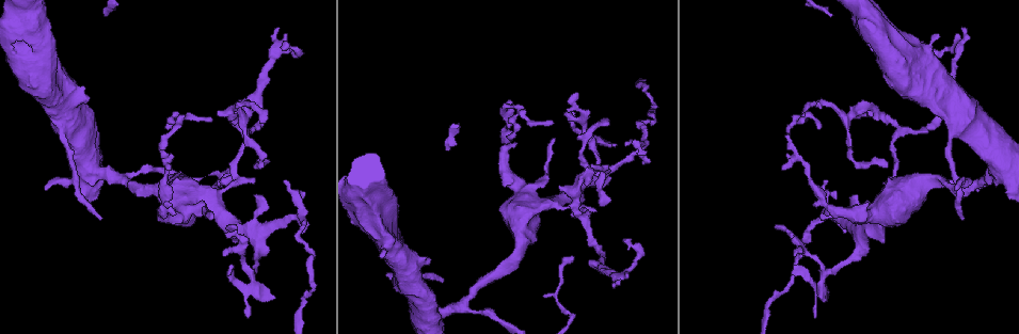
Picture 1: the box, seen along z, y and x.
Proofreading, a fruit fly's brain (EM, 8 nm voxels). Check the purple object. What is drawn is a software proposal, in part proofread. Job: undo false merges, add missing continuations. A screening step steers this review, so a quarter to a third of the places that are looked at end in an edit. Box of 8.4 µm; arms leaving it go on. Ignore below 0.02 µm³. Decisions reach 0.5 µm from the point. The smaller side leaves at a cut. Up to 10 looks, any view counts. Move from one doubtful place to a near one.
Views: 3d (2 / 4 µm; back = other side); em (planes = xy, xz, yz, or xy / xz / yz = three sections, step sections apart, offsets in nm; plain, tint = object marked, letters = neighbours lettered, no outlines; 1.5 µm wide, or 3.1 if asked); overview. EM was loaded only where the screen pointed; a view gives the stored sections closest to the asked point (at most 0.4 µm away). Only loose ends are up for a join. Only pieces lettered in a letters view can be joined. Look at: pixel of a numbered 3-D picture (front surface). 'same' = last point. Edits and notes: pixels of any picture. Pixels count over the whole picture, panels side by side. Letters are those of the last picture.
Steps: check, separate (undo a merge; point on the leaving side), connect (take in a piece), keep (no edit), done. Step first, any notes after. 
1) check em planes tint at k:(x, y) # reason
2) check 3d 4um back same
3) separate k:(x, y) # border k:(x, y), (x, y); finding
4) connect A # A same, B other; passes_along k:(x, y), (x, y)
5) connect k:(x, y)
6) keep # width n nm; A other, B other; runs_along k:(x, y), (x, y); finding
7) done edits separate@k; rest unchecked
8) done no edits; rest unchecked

check em xy step 8 tint at 1:(996, 171) # sudden change in width

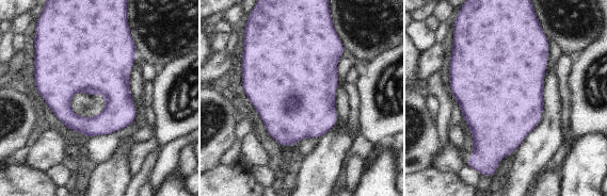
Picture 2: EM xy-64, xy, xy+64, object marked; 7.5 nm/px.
check em planes letters same

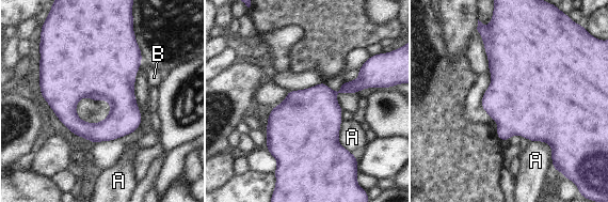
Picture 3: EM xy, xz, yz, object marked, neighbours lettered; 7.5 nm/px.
keep # A other, B other; border 3:(341, 120), (338, 142), (345, 149); one cell here

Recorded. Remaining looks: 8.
check 3d 2um at 1:(229, 187) # calibre changes

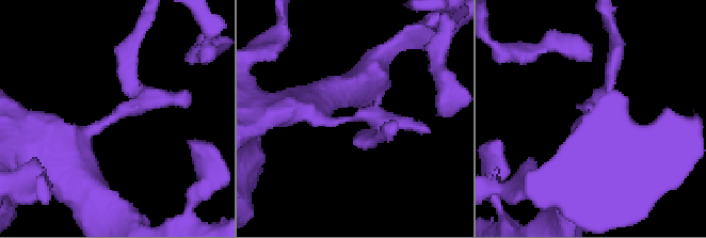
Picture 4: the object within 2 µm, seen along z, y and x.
check em yz step 4 tint at 4:(354, 121)

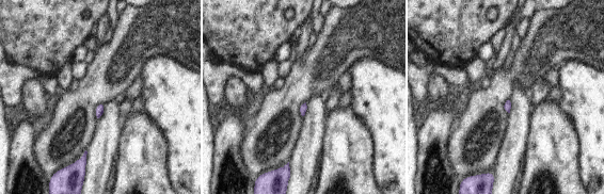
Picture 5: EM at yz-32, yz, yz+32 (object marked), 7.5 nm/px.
check em xy step 4 letters same

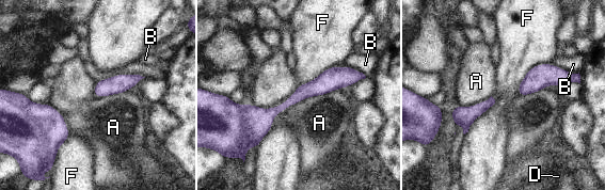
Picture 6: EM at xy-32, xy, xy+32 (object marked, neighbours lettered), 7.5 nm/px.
keep # A other, B other, D other, F other; border 6:(551, 63), (532, 66), (518, 95); continuous, no second cell

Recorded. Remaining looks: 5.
check em planes tint at 1:(211, 119) # free end

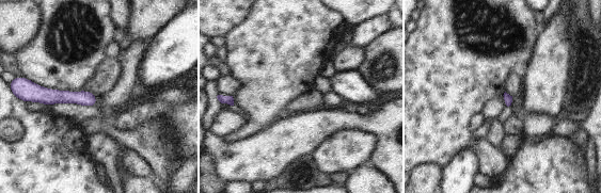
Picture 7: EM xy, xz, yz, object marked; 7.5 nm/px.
check em planes letters same

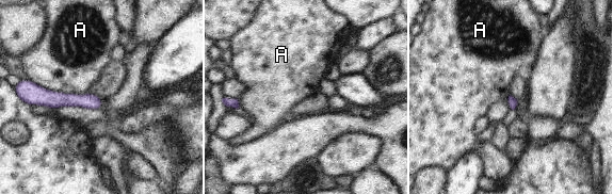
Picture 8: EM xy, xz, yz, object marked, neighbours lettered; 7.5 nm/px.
keep # longest_contact A 460 nm; A other; runs_along 8:(35, 94), (99, 103); none of them fits

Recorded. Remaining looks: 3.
check em planes letters at 1:(624, 143) # thin end

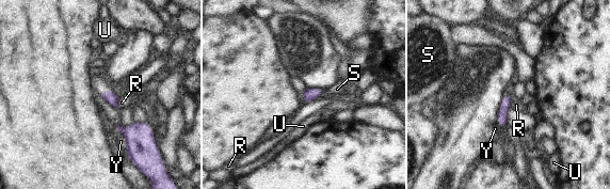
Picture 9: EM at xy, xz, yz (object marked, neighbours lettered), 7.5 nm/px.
keep # R other, S other, U other, Y other; no lettered piece goes on from it

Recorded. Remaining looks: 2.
done no edits; rest unchecked

